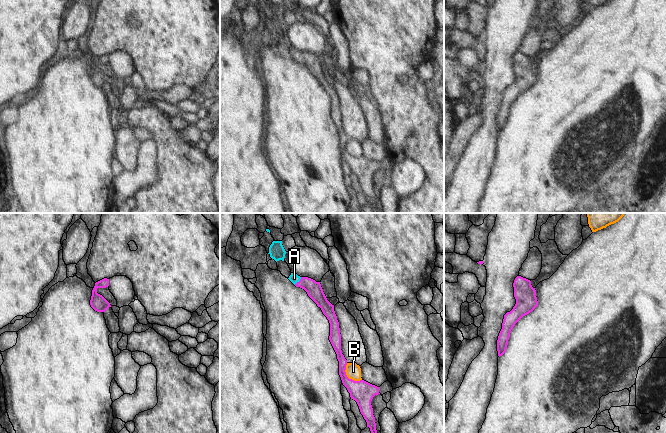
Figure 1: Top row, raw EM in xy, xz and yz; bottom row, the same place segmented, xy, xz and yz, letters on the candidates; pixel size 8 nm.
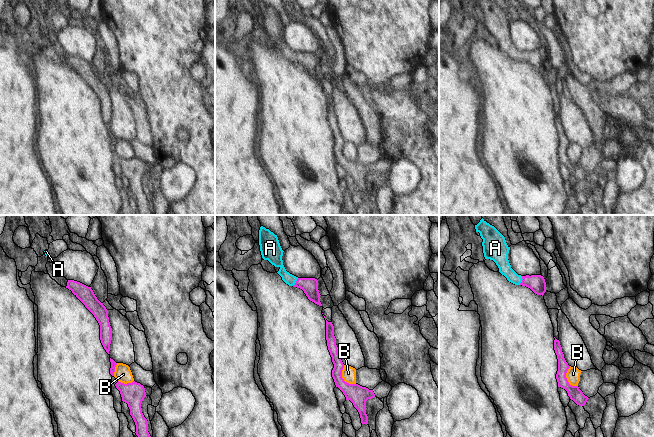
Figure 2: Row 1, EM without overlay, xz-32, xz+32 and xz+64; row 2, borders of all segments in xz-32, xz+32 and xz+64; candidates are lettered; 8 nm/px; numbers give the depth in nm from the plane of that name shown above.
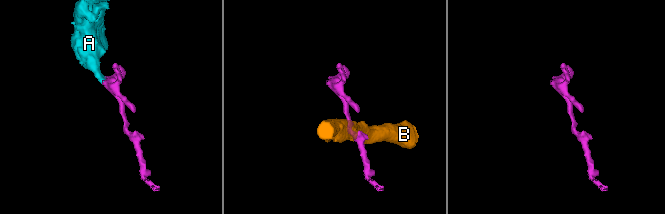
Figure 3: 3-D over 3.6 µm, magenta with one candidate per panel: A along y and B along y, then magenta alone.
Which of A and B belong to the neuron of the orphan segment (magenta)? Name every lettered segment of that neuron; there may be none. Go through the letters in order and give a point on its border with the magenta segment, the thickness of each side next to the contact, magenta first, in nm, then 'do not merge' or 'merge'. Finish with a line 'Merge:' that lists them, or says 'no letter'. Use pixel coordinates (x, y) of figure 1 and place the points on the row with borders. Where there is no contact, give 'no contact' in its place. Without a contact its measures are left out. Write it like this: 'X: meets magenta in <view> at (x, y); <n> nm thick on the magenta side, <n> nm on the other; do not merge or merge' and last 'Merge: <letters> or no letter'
A: meets magenta in xz at (299, 281); 130 nm thick on the magenta side, 80 nm on the other; merge
B: meets magenta in xz at (347, 377); 180 nm thick on the magenta side, 130 nm on the other; do not merge
Merge: A

